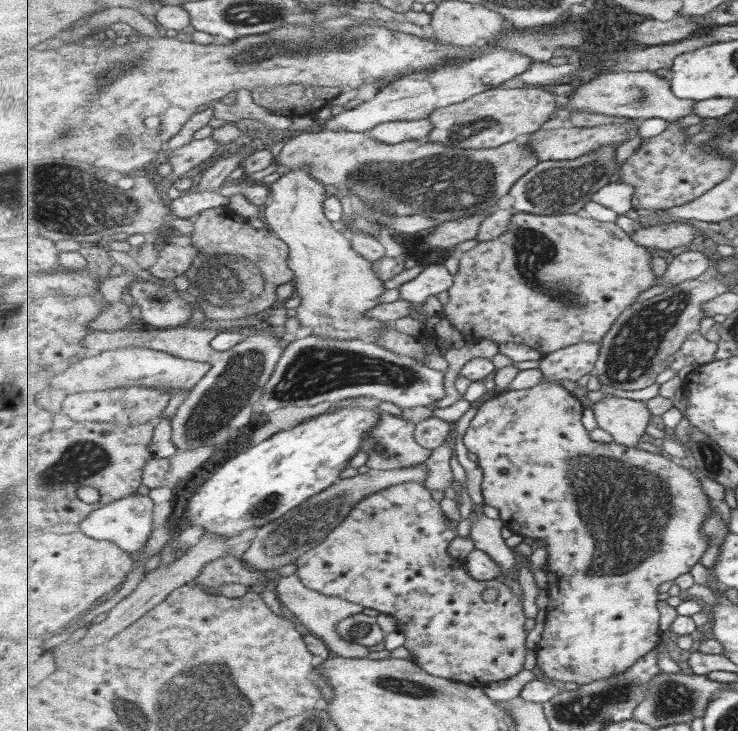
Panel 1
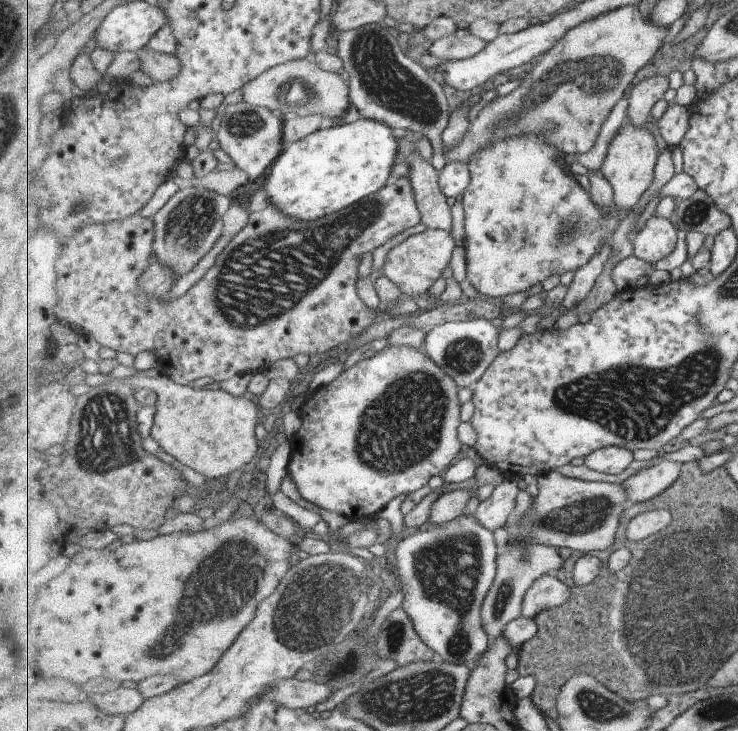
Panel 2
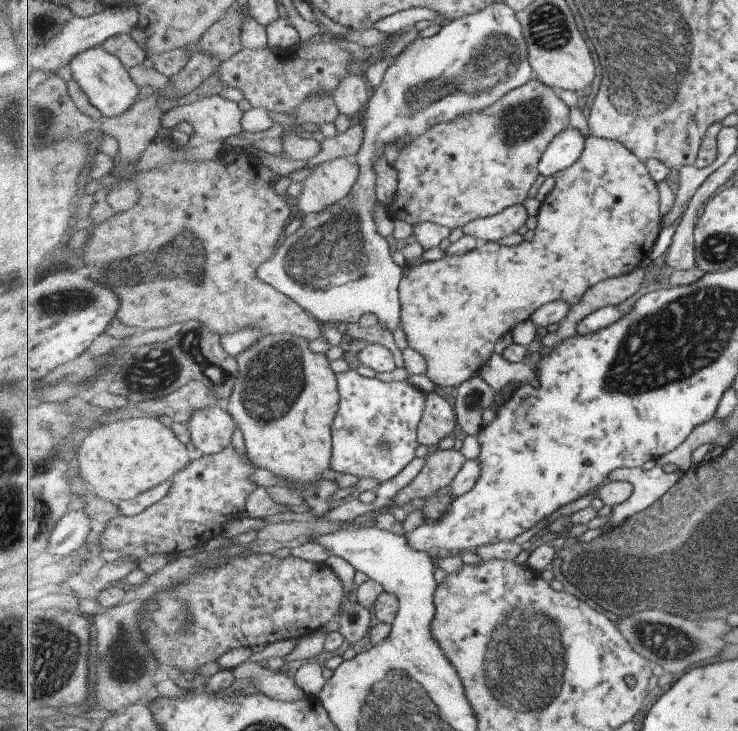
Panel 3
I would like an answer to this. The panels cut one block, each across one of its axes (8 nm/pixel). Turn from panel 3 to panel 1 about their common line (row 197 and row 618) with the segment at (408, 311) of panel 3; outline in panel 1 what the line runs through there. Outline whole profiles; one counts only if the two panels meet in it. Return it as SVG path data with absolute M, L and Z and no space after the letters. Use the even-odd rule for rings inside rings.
M582 343L576 346L571 346L547 356L543 356L540 362L539 369L546 375L546 382L543 385L528 389L517 390L507 393L500 393L487 402L480 405L475 418L471 420L468 429L463 436L462 441L467 446L467 449L477 455L478 464L484 470L485 484L482 486L491 486L491 474L499 474L501 470L508 472L521 473L521 475L529 475L529 480L525 484L535 484L537 494L543 494L541 498L525 492L525 494L515 494L515 500L501 500L499 494L497 498L484 498L485 504L499 509L500 518L503 519L505 526L523 537L533 538L535 544L545 546L547 550L547 568L545 570L547 578L547 593L548 607L545 610L545 623L540 642L537 644L537 666L542 673L553 680L556 684L561 685L564 682L575 682L580 685L588 685L589 683L601 679L607 679L624 673L629 667L637 664L641 657L647 655L651 650L657 648L661 642L661 627L660 627L660 610L657 610L657 602L659 602L659 586L667 580L675 580L681 574L687 574L695 564L701 563L701 558L705 552L709 550L711 541L705 535L704 525L708 521L709 516L713 514L716 503L705 492L701 477L697 477L695 471L691 472L689 468L680 466L676 459L665 456L664 454L653 454L653 452L645 452L645 450L637 450L637 448L621 446L617 442L607 445L603 442L597 442L592 438L590 431L585 430L583 422L581 422L581 414L583 414L583 404L579 402L572 394L571 387L568 387L563 381L569 381L574 384L579 378L583 378L586 374L595 373L595 364L600 356L599 343Z

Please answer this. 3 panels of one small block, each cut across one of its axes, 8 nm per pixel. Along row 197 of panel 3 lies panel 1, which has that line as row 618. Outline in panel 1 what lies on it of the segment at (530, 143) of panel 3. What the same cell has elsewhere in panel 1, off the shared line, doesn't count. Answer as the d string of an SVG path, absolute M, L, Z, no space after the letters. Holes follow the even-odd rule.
M403 482L379 490L351 510L349 516L328 534L325 542L307 551L296 561L296 575L310 589L327 596L339 596L397 620L404 635L404 648L409 648L423 670L435 677L448 678L470 685L484 686L506 681L525 669L527 660L527 614L523 598L500 580L480 581L465 569L462 559L449 554L451 540L459 529L451 529L451 520L425 484ZM495 587L499 596L493 602L483 600L483 590Z

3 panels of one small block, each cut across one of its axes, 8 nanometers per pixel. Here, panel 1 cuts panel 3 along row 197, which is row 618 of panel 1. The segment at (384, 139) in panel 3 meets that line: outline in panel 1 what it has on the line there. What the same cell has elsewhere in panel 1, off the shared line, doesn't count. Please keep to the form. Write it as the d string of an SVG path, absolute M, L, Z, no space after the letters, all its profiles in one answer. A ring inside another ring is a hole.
M363 613L353 614L339 622L337 631L343 639L363 646L377 646L385 640L386 633L377 624L376 616L367 616Z

